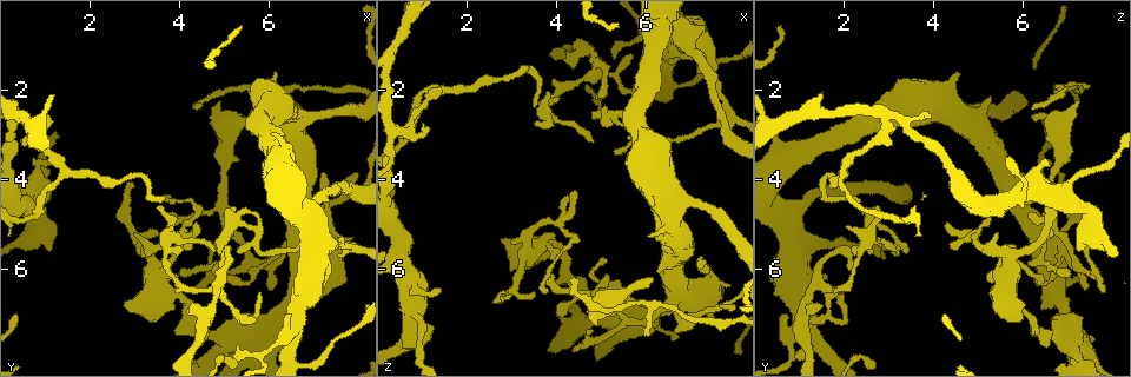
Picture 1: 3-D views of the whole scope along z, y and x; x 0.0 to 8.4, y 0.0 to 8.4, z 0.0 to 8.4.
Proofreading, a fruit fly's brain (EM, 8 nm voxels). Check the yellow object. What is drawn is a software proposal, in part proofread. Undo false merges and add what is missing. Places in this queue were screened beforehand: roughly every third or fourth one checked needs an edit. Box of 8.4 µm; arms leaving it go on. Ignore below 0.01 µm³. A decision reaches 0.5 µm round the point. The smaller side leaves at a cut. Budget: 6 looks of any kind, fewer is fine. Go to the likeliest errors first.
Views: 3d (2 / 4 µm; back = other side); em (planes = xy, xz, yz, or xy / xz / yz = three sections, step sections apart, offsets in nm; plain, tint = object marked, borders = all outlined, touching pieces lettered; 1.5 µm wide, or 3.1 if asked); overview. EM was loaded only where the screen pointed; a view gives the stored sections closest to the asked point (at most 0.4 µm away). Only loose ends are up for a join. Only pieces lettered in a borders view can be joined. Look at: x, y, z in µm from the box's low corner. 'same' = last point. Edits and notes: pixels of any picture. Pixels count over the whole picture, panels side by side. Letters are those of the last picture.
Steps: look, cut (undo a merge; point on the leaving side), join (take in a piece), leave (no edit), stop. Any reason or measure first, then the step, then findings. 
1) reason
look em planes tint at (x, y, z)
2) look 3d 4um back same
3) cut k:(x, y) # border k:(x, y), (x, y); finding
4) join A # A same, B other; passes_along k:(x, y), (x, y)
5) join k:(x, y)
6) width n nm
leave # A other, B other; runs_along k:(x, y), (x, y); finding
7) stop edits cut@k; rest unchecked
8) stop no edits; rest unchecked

thick end
look em planes borders at (2.80, 6.80, 5.40)

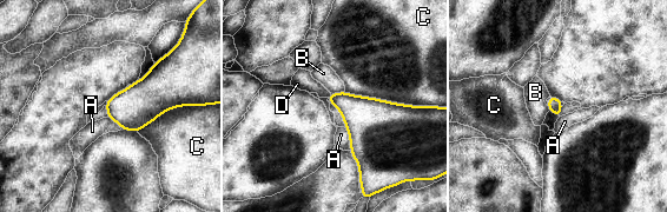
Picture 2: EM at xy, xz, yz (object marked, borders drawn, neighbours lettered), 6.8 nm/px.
join 2:(303, 80) # A other, B other, C other, D same; passes_along 2:(360, 113), (329, 95), (303, 80); the neuron continues

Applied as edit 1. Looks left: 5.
free end
look 3d 2um at (4.30, 6.50, 7.75)

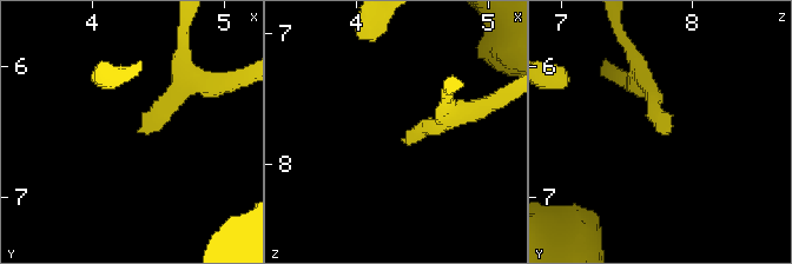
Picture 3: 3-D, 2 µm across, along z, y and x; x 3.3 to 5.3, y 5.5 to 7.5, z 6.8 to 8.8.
need the tissue
look em planes borders at (4.36, 6.50, 7.82)

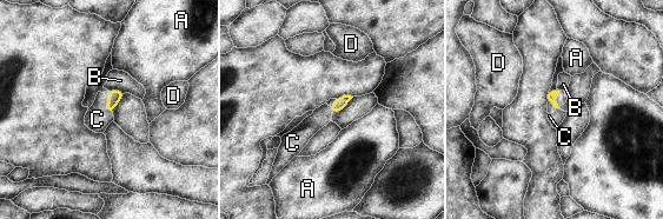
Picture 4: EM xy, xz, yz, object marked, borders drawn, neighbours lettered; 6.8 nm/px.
join 4:(97, 119) # A other, B other, C same, D other; passes_along 4:(114, 94), (106, 105), (97, 119); it goes on there

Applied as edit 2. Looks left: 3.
stop edits join@2, join@4; rest unchecked

